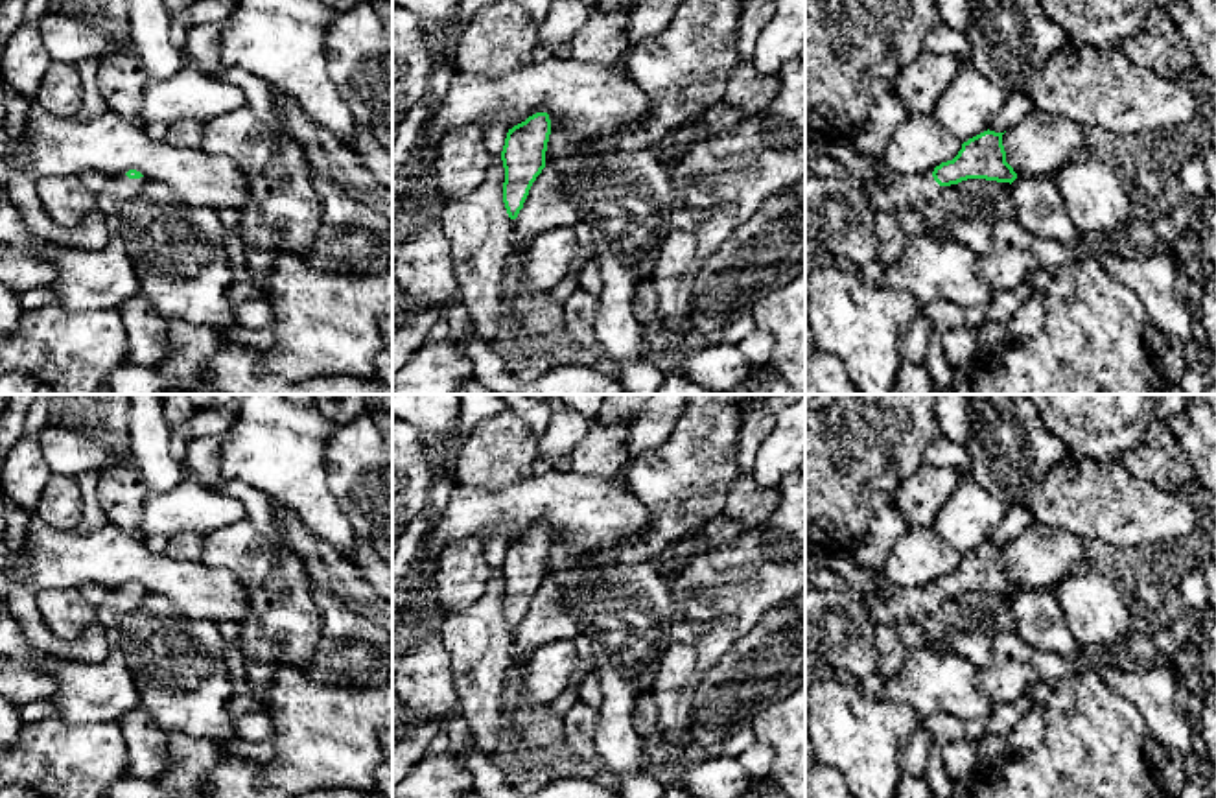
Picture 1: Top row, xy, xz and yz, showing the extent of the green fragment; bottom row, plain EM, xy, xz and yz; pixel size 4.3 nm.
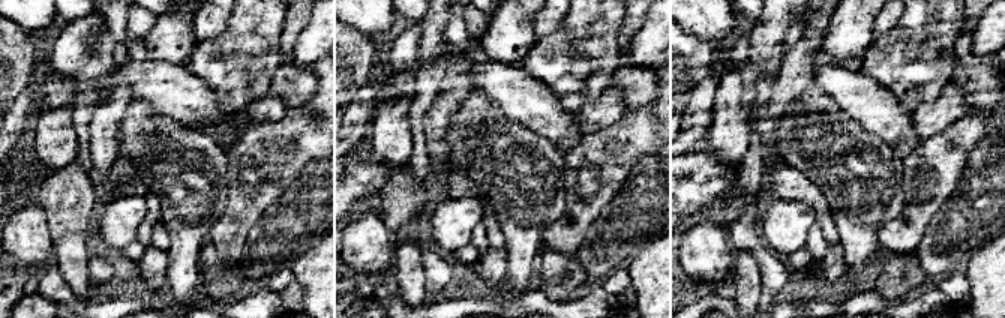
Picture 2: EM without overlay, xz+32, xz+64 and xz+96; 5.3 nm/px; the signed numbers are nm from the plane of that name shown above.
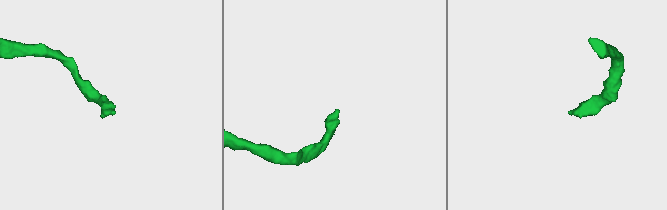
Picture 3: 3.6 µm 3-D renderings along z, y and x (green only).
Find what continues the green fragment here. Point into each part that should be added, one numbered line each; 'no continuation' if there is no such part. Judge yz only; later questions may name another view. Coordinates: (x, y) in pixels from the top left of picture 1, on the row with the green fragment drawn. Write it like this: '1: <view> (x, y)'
1: yz (905, 192)

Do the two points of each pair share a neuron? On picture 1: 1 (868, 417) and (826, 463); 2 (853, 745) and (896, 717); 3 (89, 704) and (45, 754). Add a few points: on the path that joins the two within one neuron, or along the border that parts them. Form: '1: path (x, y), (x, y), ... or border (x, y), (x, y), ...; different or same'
1: path (861, 428), (837, 452); same
2: path (865, 736), (885, 727); same
3: border (61, 717), (76, 725), (115, 721); different

